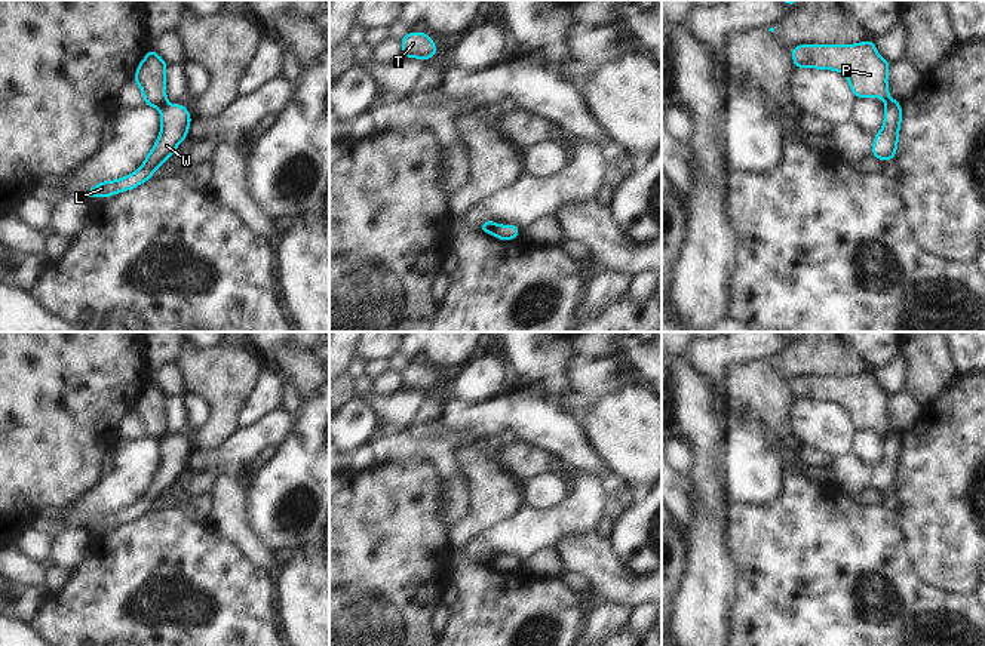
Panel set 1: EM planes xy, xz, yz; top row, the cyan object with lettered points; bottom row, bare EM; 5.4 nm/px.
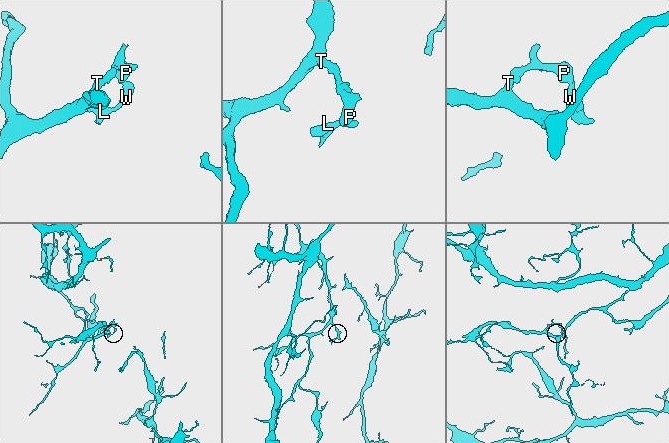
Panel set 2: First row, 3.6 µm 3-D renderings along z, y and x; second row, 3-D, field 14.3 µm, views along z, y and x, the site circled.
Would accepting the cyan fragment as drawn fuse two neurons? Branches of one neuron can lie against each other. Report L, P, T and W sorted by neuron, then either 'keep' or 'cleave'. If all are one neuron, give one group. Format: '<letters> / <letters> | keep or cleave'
L W / P T | cleave

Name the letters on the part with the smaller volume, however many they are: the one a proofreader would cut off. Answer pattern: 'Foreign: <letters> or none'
Foreign: L, W

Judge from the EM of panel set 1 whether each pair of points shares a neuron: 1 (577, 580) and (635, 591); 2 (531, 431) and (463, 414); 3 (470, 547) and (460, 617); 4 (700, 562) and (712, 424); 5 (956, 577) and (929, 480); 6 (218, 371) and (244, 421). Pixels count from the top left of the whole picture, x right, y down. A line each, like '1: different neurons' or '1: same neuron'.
1: different neurons
2: same neuron
3: different neurons
4: same neuron
5: same neuron
6: different neurons

